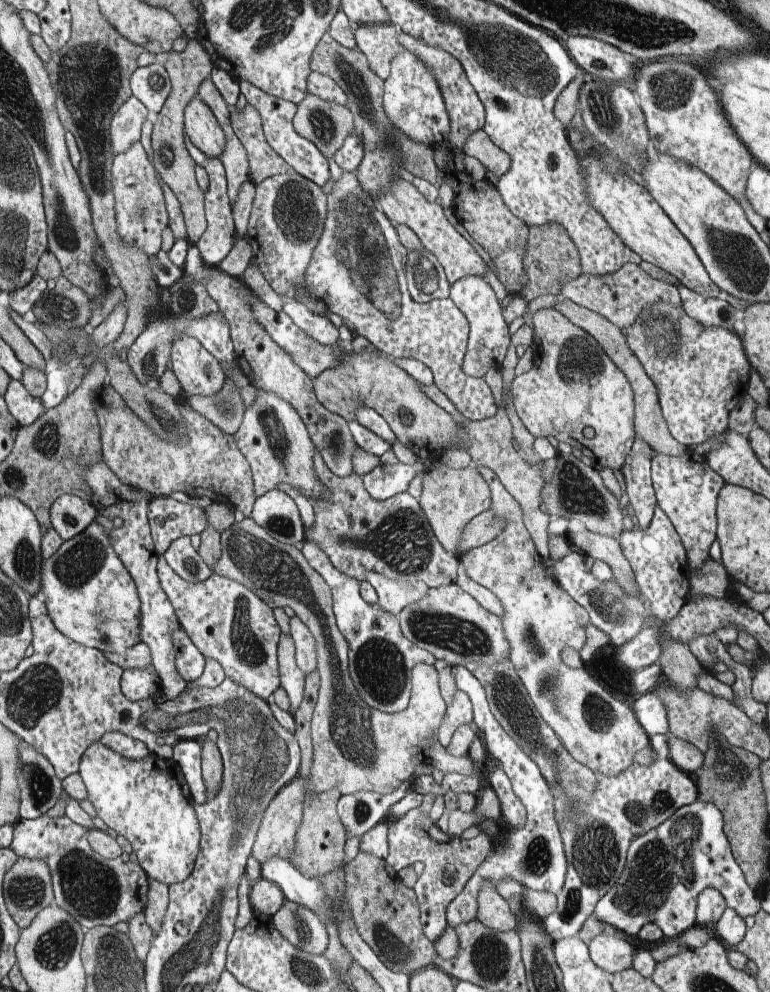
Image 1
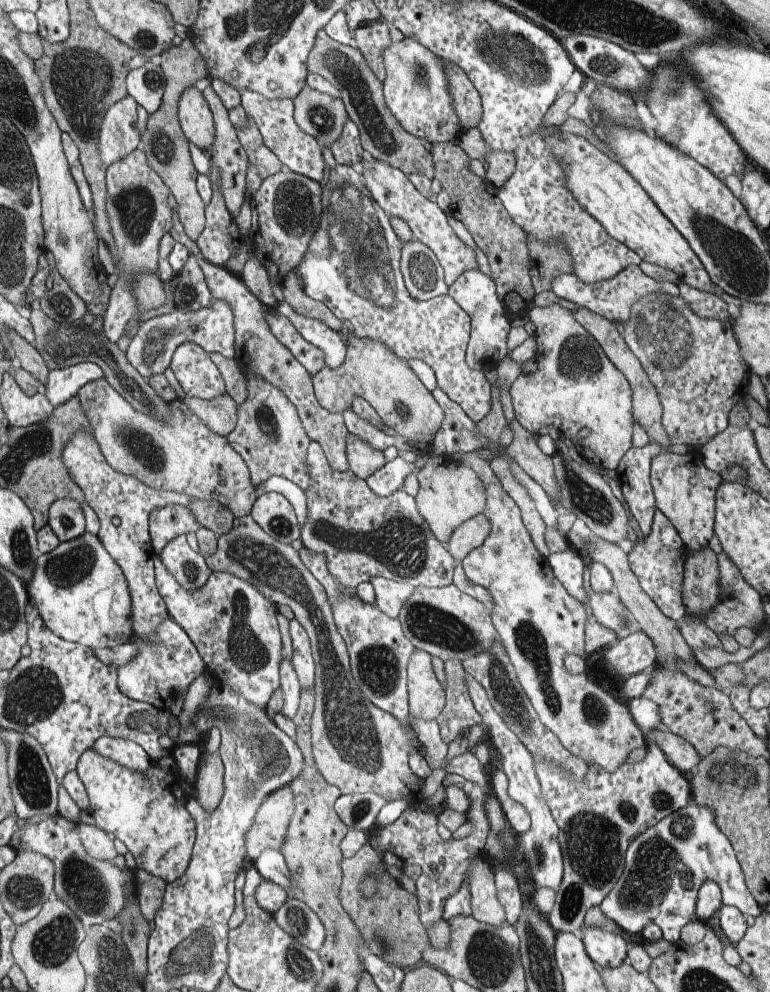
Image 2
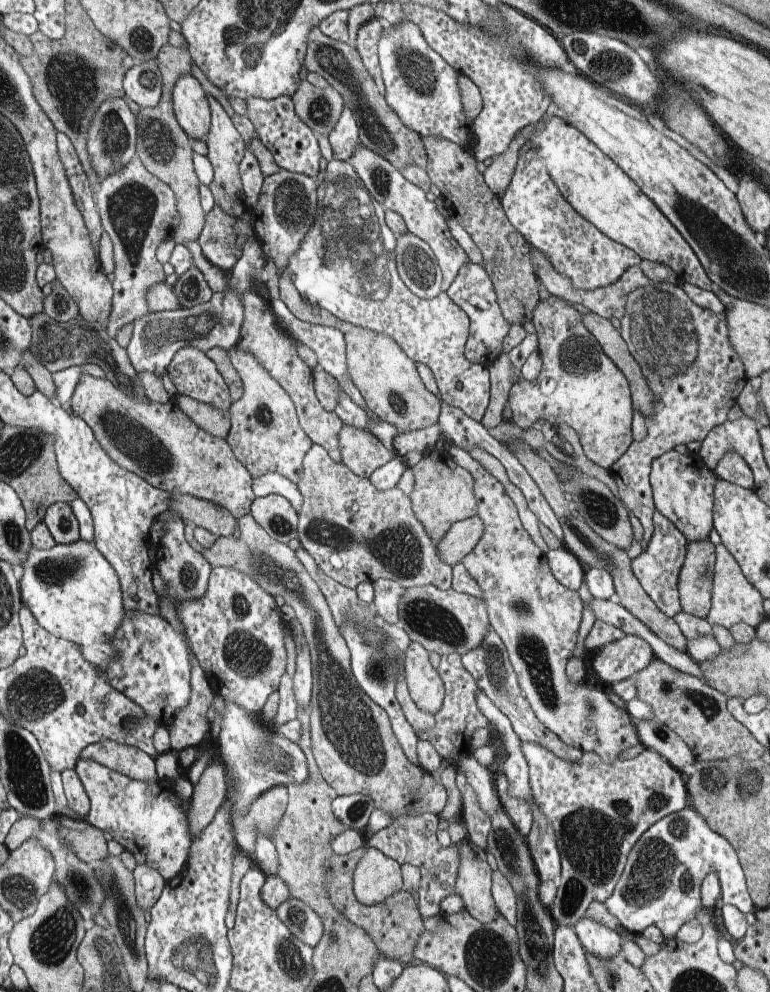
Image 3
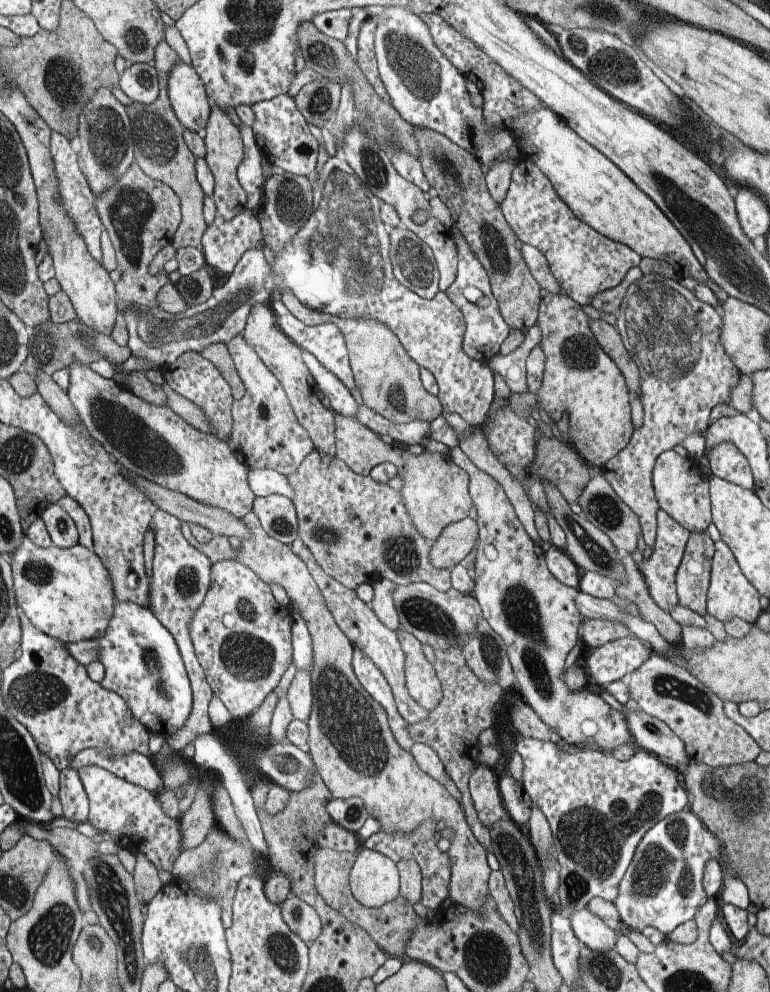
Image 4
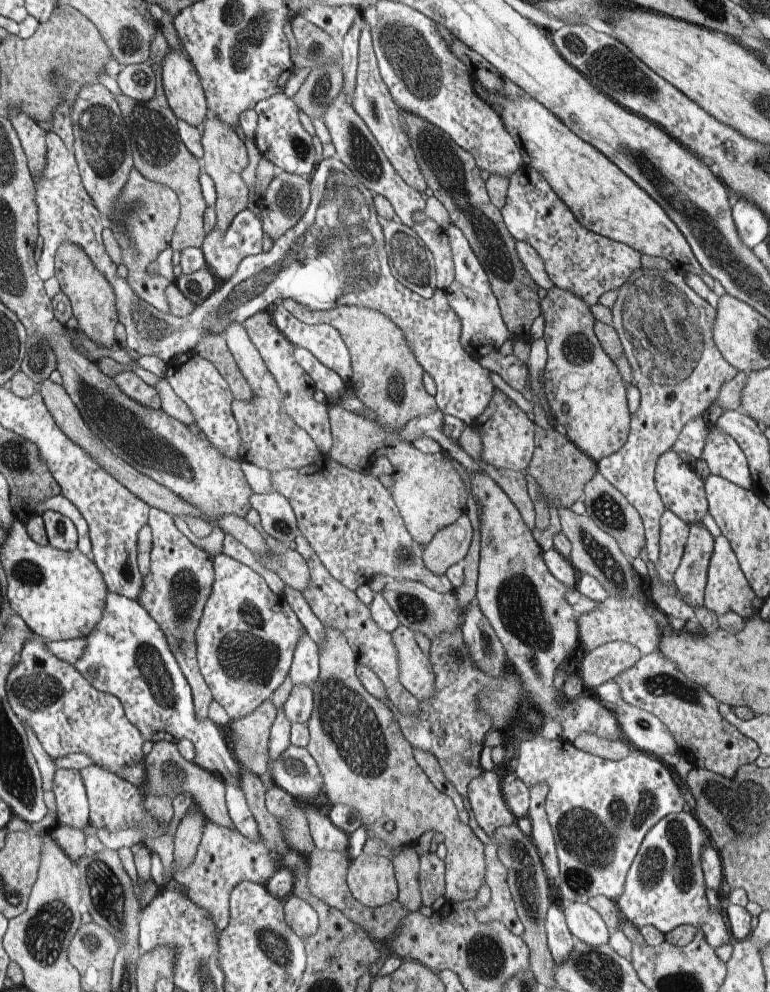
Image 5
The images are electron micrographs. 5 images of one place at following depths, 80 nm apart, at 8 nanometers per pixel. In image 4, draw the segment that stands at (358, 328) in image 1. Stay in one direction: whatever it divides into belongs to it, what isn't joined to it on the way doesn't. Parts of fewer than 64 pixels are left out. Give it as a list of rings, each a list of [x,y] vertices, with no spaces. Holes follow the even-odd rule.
[[[350,78],[342,84],[341,101],[330,125],[334,135],[337,156],[325,162],[313,187],[313,213],[309,221],[291,238],[284,250],[270,266],[261,253],[246,252],[228,276],[228,280],[214,289],[213,296],[199,305],[192,305],[180,314],[170,314],[160,308],[148,308],[141,305],[122,315],[122,323],[129,332],[128,348],[131,356],[143,359],[159,369],[172,364],[183,353],[202,352],[214,343],[228,344],[234,337],[242,334],[252,310],[258,304],[270,304],[272,290],[292,291],[298,300],[310,309],[328,313],[337,317],[364,317],[384,323],[399,338],[408,356],[421,367],[426,367],[435,376],[439,391],[438,400],[447,413],[456,413],[471,424],[481,428],[488,420],[494,392],[494,375],[488,364],[471,359],[463,349],[466,325],[463,312],[448,298],[444,291],[438,291],[431,299],[418,296],[404,286],[393,273],[390,260],[391,238],[388,228],[381,219],[380,200],[358,178],[351,166],[341,158],[341,141],[345,133],[355,124],[355,100]]]

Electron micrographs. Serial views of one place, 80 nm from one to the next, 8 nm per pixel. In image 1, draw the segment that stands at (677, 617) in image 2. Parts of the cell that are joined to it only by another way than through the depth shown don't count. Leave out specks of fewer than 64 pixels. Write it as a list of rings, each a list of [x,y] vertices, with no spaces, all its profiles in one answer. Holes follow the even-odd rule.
[[[659,507],[654,510],[650,524],[646,528],[634,525],[631,530],[624,529],[617,539],[621,544],[626,560],[631,564],[635,584],[639,593],[637,595],[626,594],[617,580],[612,577],[610,580],[598,580],[591,570],[586,567],[586,555],[578,549],[572,549],[565,557],[558,562],[553,562],[557,583],[589,614],[590,622],[609,636],[607,654],[615,655],[615,661],[619,661],[616,648],[632,640],[642,629],[647,628],[647,619],[651,616],[658,623],[672,620],[689,600],[691,570],[687,564],[687,556],[683,547],[680,535],[676,532],[674,525],[670,522],[666,513]]]

